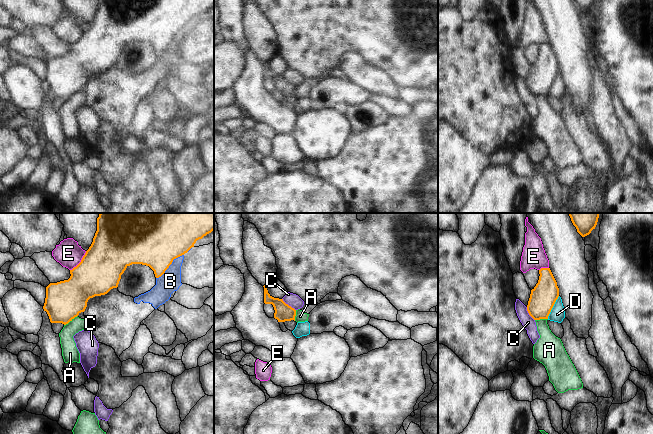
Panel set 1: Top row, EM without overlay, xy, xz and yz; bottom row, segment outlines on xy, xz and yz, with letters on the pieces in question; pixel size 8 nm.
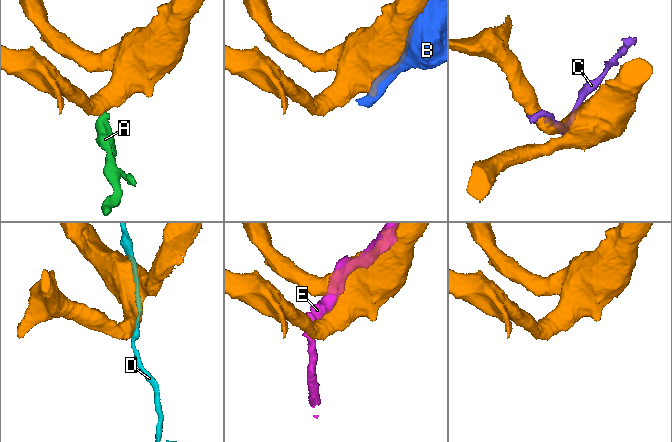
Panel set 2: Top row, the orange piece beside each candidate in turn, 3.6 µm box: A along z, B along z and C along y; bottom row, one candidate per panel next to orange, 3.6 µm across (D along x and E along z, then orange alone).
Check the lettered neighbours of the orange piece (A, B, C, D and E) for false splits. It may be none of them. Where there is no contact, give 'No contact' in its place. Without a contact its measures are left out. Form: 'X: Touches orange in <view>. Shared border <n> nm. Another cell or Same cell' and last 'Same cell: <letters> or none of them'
A: Touches orange in xy. Shared border 140 nm. Another cell
B: Touches orange in xy. Shared border 300 nm. Another cell
C: Touches orange in xz. Shared border 150 nm. Another cell
D: Touches orange in yz. Shared border 200 nm. Another cell
E: Touches orange in xy. Shared border 200 nm. Another cell
Same cell: none of them.

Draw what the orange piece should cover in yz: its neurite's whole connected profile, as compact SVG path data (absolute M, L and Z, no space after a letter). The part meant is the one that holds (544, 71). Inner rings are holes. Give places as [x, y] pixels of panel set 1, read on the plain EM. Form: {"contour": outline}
{"contour": "M550 44L539 46L539 56L531 66L527 87L534 96L548 95L559 73L559 64Z"}

